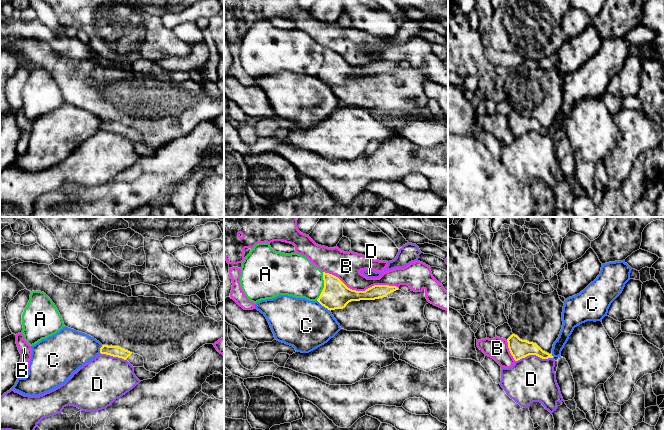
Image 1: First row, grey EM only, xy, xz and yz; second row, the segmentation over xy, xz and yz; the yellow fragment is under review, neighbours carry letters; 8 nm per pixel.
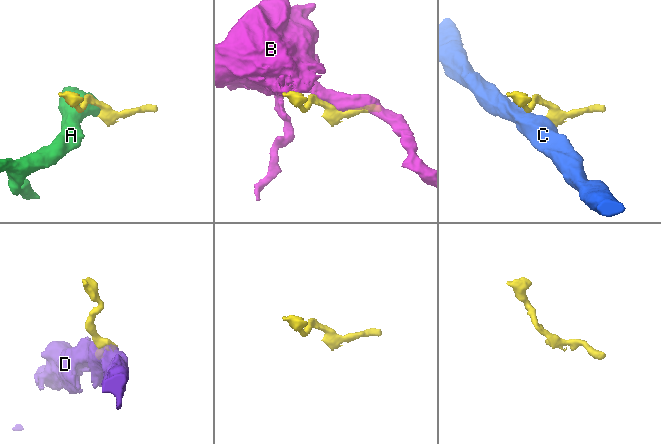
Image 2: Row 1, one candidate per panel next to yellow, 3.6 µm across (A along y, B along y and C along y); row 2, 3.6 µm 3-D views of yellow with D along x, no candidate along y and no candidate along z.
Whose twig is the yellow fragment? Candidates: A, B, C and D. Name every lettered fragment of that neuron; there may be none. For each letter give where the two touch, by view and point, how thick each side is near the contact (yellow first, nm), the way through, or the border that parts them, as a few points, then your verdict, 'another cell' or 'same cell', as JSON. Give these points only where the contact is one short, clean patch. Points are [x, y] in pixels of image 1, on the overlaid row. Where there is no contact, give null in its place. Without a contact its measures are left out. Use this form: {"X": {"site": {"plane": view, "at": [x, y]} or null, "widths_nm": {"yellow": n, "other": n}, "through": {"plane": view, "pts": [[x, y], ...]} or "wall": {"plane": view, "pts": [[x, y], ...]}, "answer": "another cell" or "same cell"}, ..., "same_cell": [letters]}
{"A": {"site": {"plane": "xz", "at": [324, 286]}, "widths_nm": {"yellow": 220, "other": 340}, "answer": "another cell"}, "B": {"site": {"plane": "xz", "at": [360, 291]}, "widths_nm": {"yellow": 220, "other": 220}, "answer": "another cell"}, "C": {"site": {"plane": "xz", "at": [324, 306]}, "widths_nm": {"yellow": 220, "other": 400}, "wall": {"plane": "xz", "pts": [[317, 300], [330, 311]]}, "answer": "another cell"}, "D": {"site": {"plane": "yz", "at": [534, 354]}, "widths_nm": {"yellow": 150, "other": 360}, "answer": "another cell"}, "same_cell": []}

